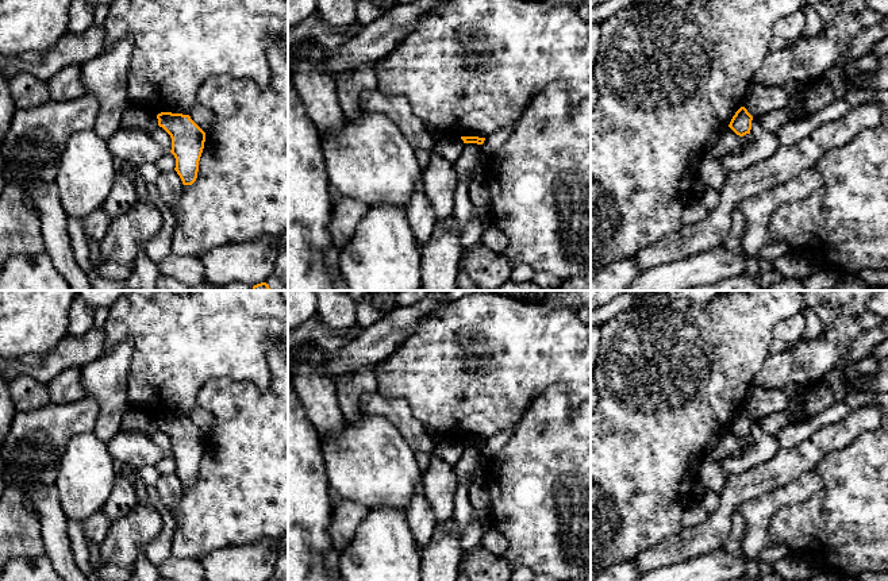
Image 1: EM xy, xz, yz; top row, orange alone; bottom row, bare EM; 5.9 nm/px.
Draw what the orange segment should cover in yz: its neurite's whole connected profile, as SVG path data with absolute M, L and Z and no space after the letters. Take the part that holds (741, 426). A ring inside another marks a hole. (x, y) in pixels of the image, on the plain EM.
M741 409L733 419L729 430L739 439L750 436L753 419L745 409Z

